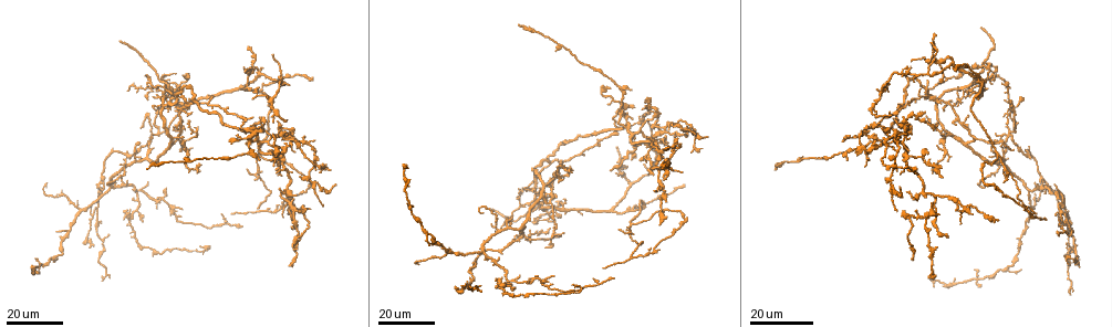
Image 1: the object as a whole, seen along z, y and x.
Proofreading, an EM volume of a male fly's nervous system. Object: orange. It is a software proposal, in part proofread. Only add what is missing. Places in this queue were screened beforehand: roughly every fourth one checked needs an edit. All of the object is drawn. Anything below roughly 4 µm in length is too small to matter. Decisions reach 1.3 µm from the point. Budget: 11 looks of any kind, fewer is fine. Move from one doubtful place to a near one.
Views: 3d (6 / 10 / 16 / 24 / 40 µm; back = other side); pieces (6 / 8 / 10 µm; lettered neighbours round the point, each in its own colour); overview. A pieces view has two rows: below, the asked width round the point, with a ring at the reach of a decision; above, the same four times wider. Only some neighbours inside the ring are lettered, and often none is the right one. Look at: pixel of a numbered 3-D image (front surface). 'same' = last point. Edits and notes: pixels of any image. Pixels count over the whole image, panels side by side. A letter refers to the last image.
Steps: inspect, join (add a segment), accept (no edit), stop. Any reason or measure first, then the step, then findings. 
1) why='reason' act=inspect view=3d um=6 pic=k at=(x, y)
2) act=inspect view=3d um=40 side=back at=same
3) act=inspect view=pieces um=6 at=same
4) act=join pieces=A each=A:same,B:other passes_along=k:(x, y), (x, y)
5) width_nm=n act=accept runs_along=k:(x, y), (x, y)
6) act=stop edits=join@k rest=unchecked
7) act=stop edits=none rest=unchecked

why='thin end' act=inspect view=3d um=24 pic=1 at=(620, 228)

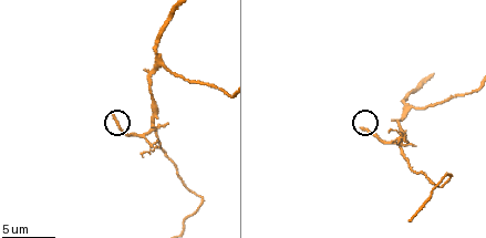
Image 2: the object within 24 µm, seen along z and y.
act=inspect view=pieces um=6 pic=2 at=(113, 114)

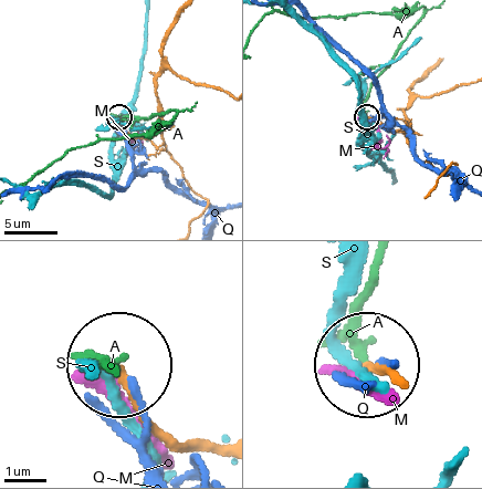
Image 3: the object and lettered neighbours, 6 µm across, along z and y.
width_nm=180 act=join pieces=A each=A:same,M:other,Q:other,S:other passes_along=3:(212, 448), (174, 437), (124, 367), (109, 363) found='it goes on there'

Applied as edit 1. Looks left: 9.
act=inspect view=overview

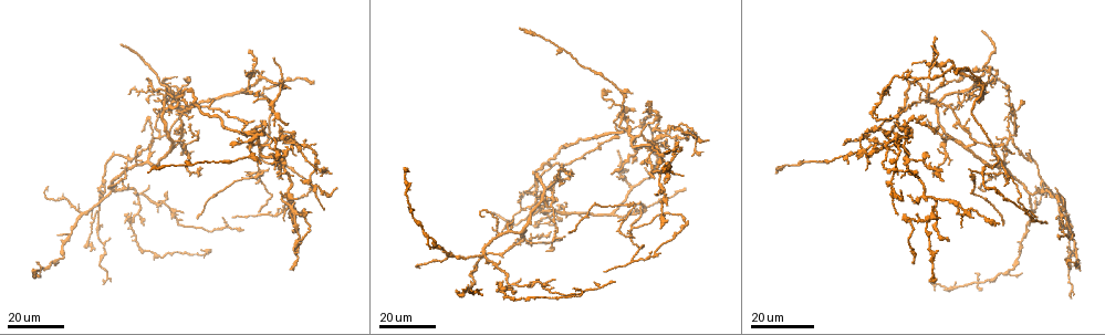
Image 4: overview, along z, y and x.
why='an open end' act=inspect view=3d um=24 pic=4 at=(1002, 224)

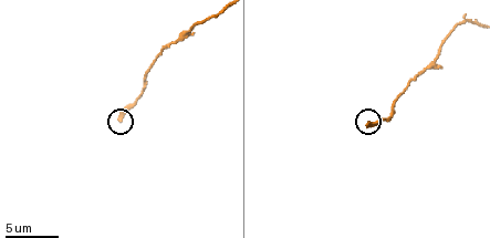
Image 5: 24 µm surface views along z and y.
act=inspect view=pieces um=6 pic=5 at=(122, 122)

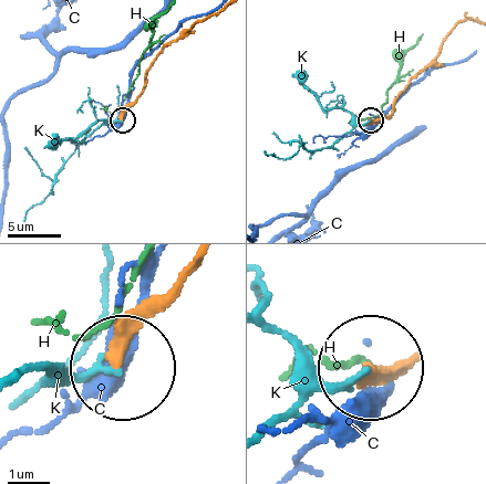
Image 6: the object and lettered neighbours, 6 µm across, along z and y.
act=accept each=C:other,H:other,K:other runs_along=6:(475, 21), (456, 24), (391, 113), (370, 119) found='none of them fits'

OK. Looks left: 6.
why='branch stops here' act=inspect view=3d um=24 pic=4 at=(254, 102)

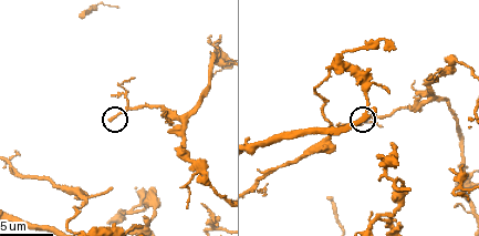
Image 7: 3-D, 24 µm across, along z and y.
act=inspect view=pieces um=6 pic=7 at=(109, 119)

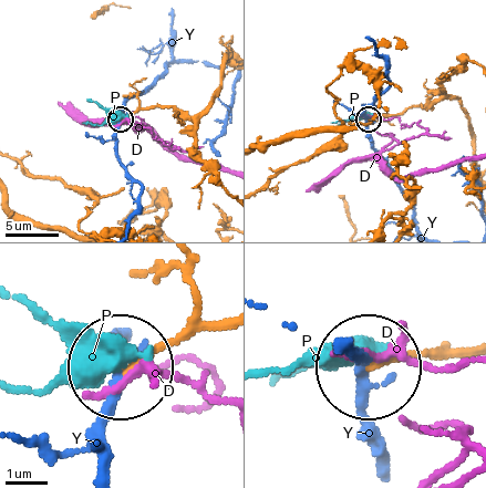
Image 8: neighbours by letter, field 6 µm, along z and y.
act=accept each=D:other,P:other,Y:other runs_along=8:(465, 345), (373, 363) found='none of them fits'

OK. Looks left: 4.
act=inspect view=pieces um=6 pic=7 at=(110, 187)

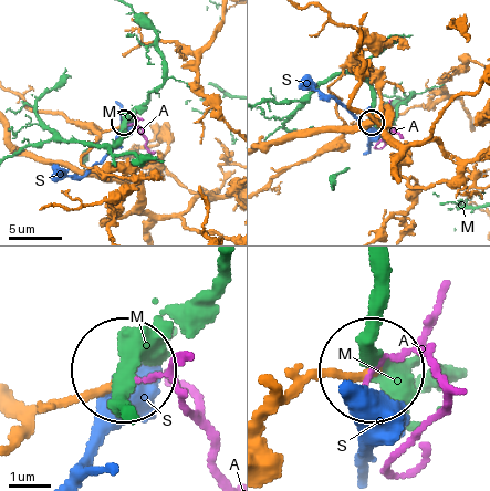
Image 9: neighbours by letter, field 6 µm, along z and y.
act=accept each=A:other,M:other,S:other runs_along=9:(25, 404), (89, 394), (117, 376) found='none of them fits'

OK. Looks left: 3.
act=inspect view=3d um=16 pic=4 at=(845, 143)

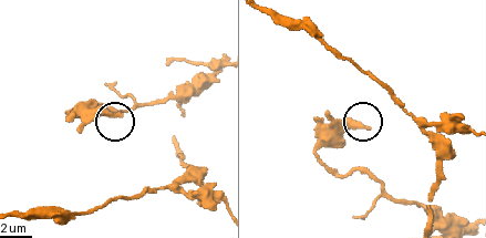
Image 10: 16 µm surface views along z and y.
act=inspect view=pieces um=6 pic=10 at=(118, 116)

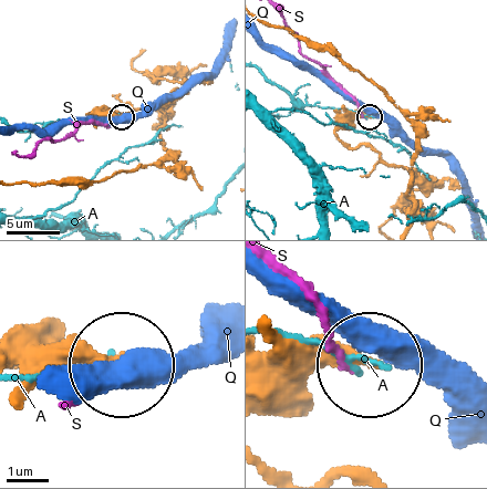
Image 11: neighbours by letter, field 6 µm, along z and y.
act=accept each=A:other,Q:other,S:other found='none of them fits'

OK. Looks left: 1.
why='branch stops here' act=inspect view=pieces um=6 pic=7 at=(328, 200)

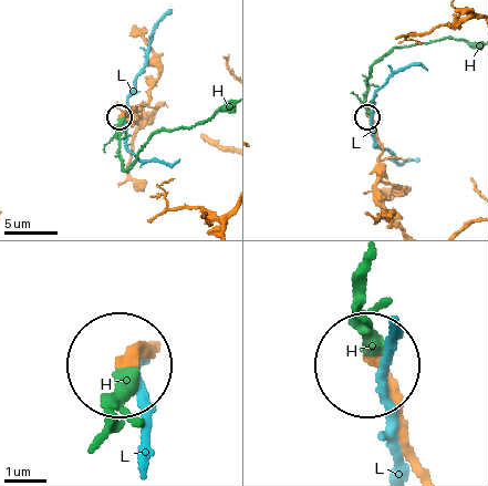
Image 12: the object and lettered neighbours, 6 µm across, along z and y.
act=join pieces=H each=H:same,L:other passes_along=12:(158, 348), (133, 361), (120, 407) found='the neuron continues'

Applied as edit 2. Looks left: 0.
act=stop edits=join@3,join@12 rest=unchecked

